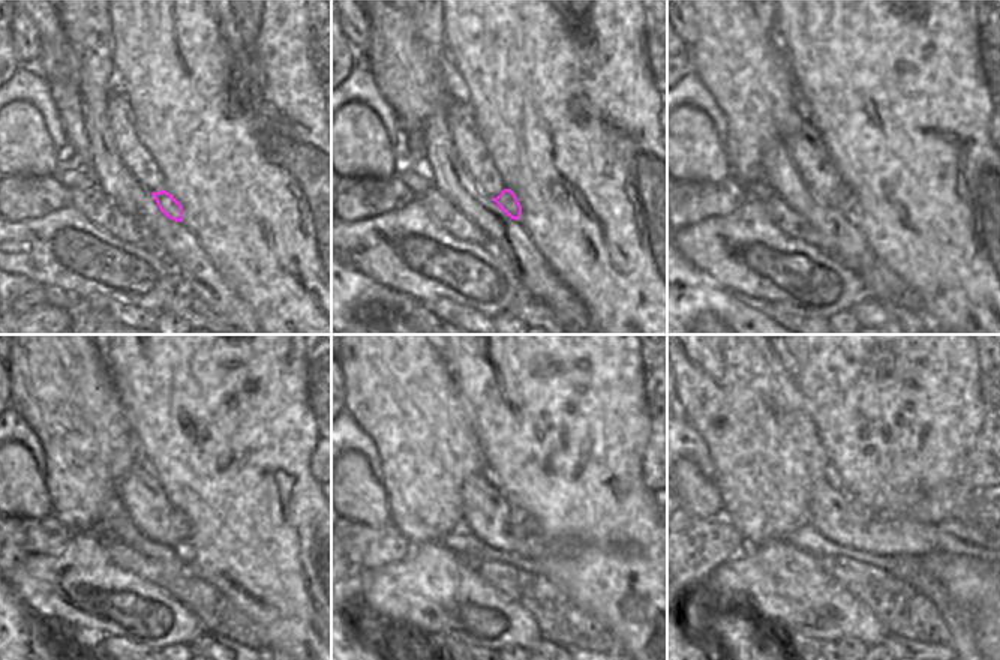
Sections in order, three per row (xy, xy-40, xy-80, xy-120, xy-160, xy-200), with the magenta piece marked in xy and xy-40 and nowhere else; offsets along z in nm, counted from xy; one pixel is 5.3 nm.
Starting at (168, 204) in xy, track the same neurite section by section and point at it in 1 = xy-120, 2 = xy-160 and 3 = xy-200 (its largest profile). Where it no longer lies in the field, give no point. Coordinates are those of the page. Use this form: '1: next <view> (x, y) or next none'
1: next xy-120 (180, 525)
2: next xy-160 (520, 519)
3: next xy-200 (864, 510)

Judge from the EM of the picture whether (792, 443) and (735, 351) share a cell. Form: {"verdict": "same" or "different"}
{"verdict": "same"}

